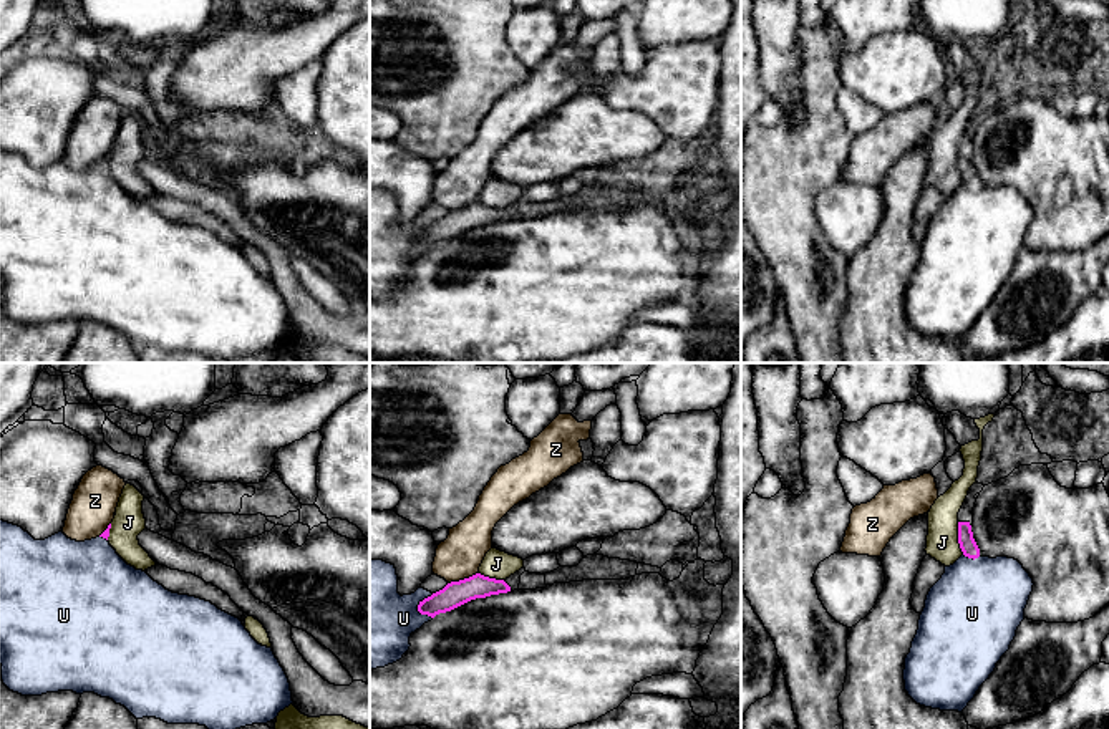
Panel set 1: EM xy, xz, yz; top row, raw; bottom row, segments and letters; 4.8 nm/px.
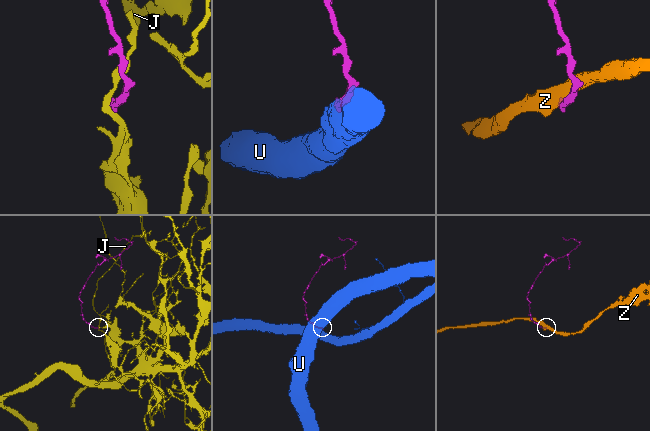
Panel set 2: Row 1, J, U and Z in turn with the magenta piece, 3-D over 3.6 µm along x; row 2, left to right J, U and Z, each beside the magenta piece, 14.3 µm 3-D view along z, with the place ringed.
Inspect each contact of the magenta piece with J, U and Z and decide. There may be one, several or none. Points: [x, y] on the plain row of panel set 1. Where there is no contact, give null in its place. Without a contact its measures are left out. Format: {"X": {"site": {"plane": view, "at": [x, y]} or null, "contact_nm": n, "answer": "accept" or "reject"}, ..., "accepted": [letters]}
{"J": {"site": {"plane": "yz", "at": [958, 168]}, "contact_nm": 160, "answer": "reject"}, "U": {"site": {"plane": "xz", "at": [418, 236]}, "contact_nm": 130, "answer": "reject"}, "Z": {"site": {"plane": "xz", "at": [464, 207]}, "contact_nm": 160, "answer": "reject"}, "accepted": []}

